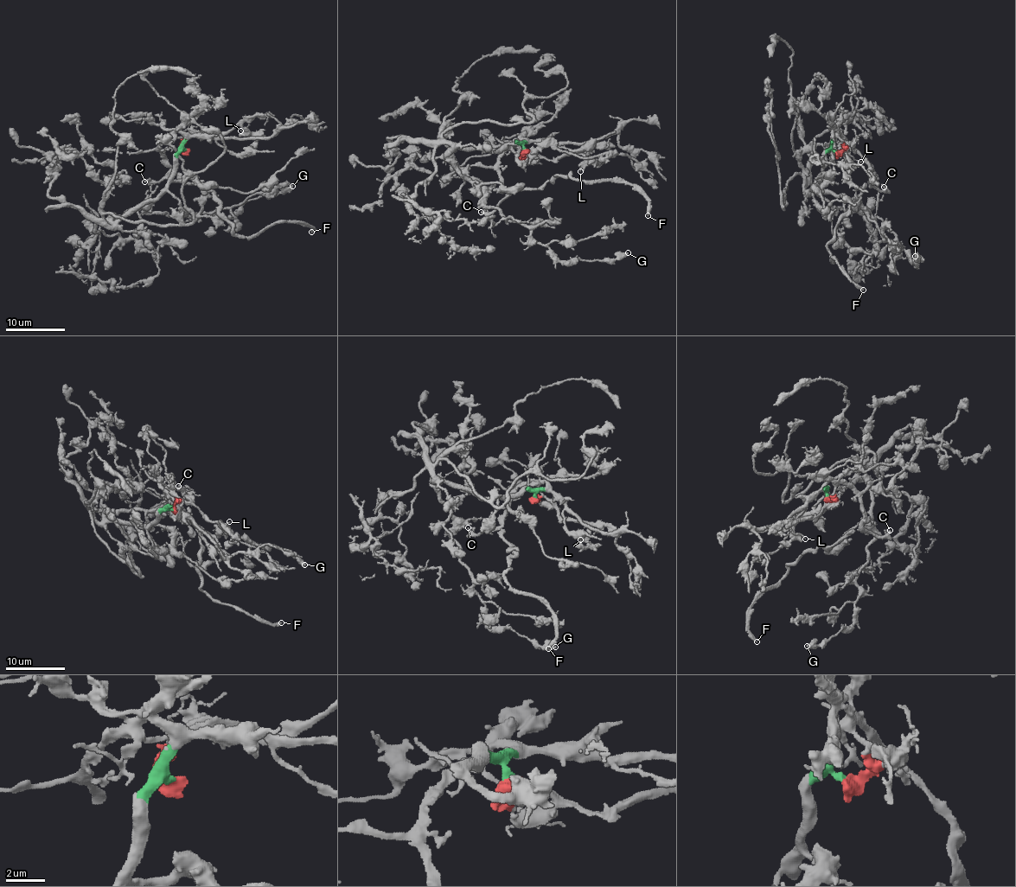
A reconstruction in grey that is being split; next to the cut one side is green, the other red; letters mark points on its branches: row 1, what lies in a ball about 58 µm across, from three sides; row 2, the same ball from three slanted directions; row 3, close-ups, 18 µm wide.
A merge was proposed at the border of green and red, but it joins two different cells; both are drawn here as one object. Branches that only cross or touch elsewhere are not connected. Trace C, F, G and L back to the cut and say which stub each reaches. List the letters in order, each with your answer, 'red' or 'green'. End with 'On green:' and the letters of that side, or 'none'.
C: red
F: red
G: green
L: red
On green: G

